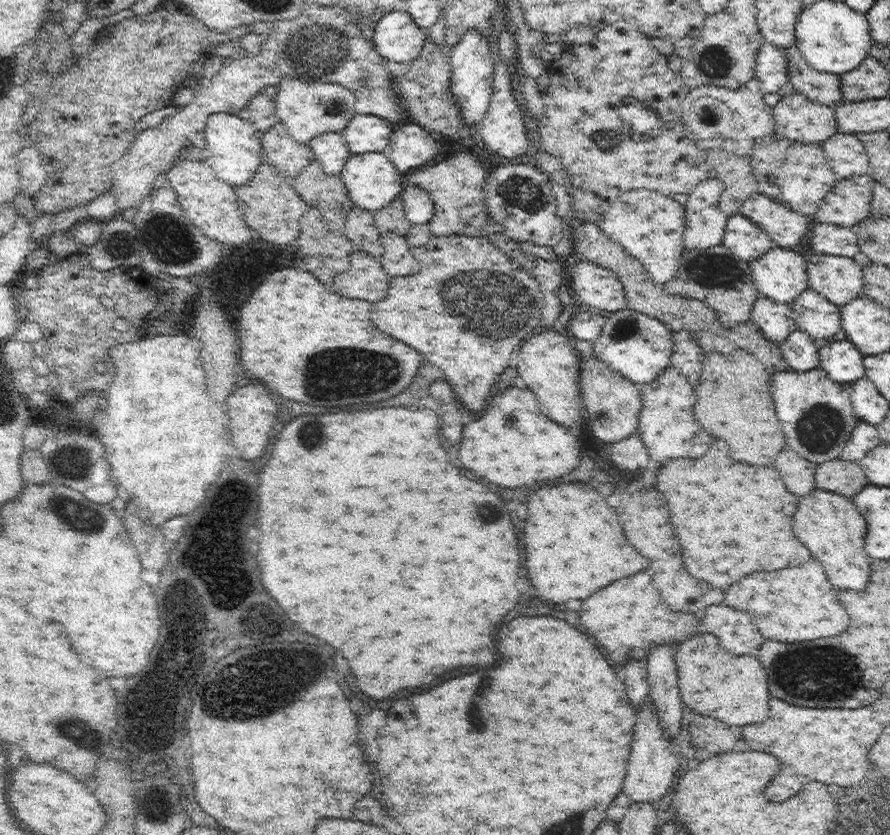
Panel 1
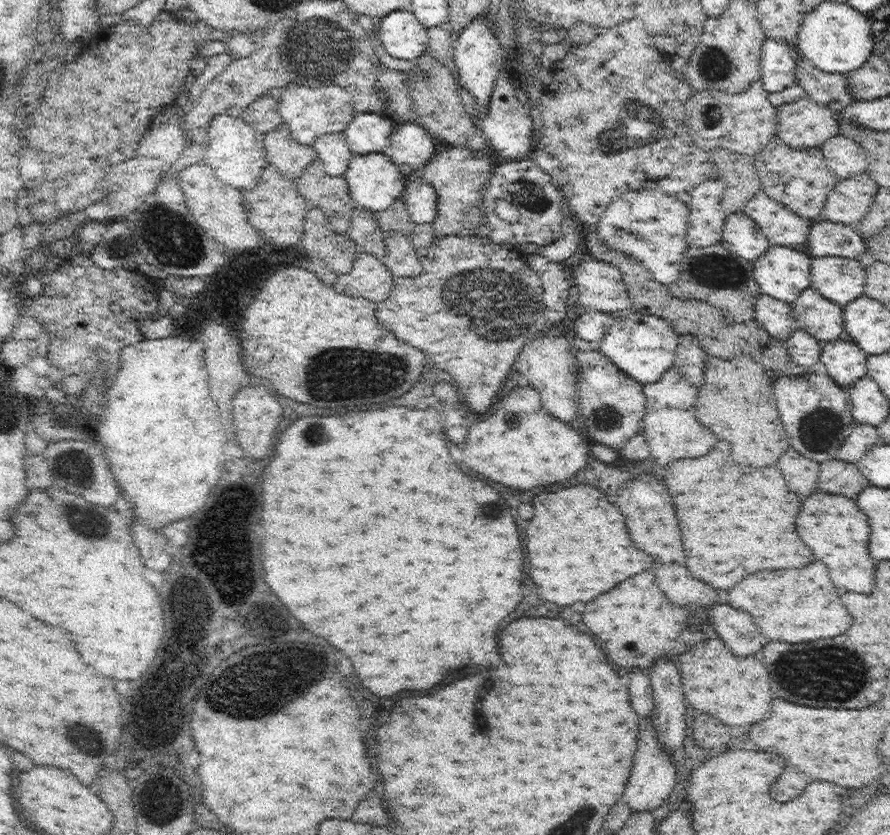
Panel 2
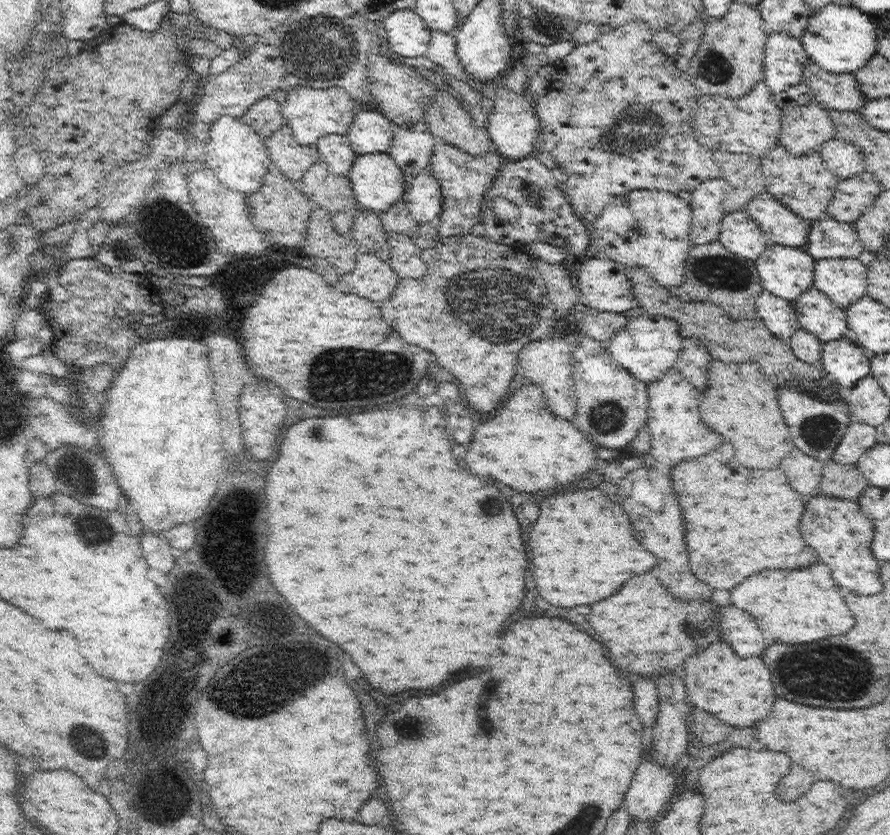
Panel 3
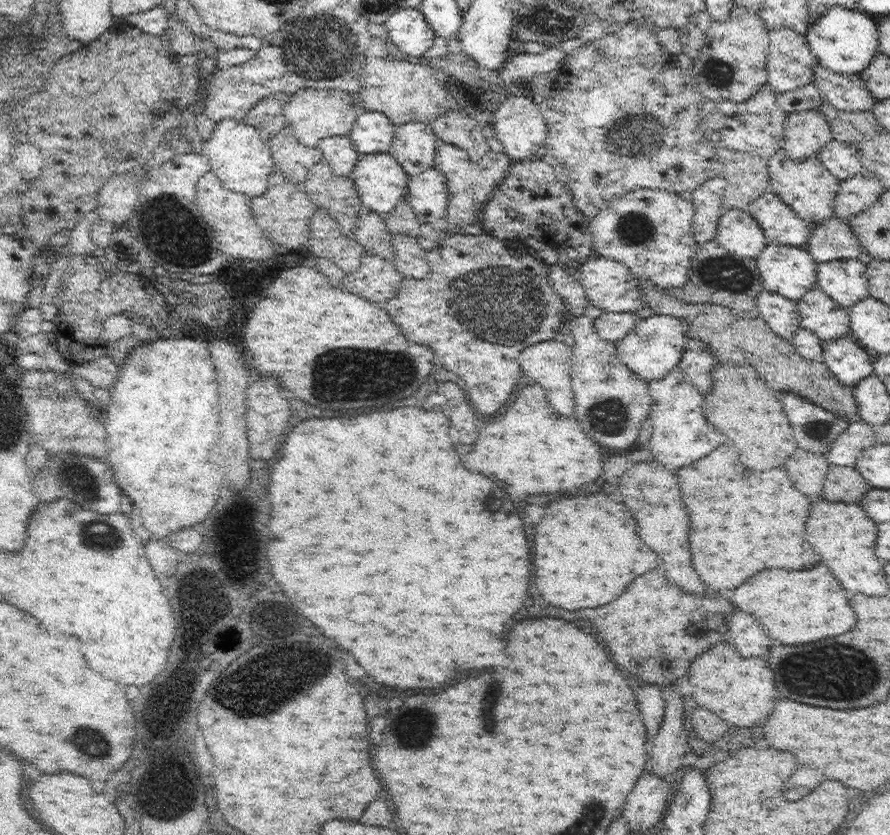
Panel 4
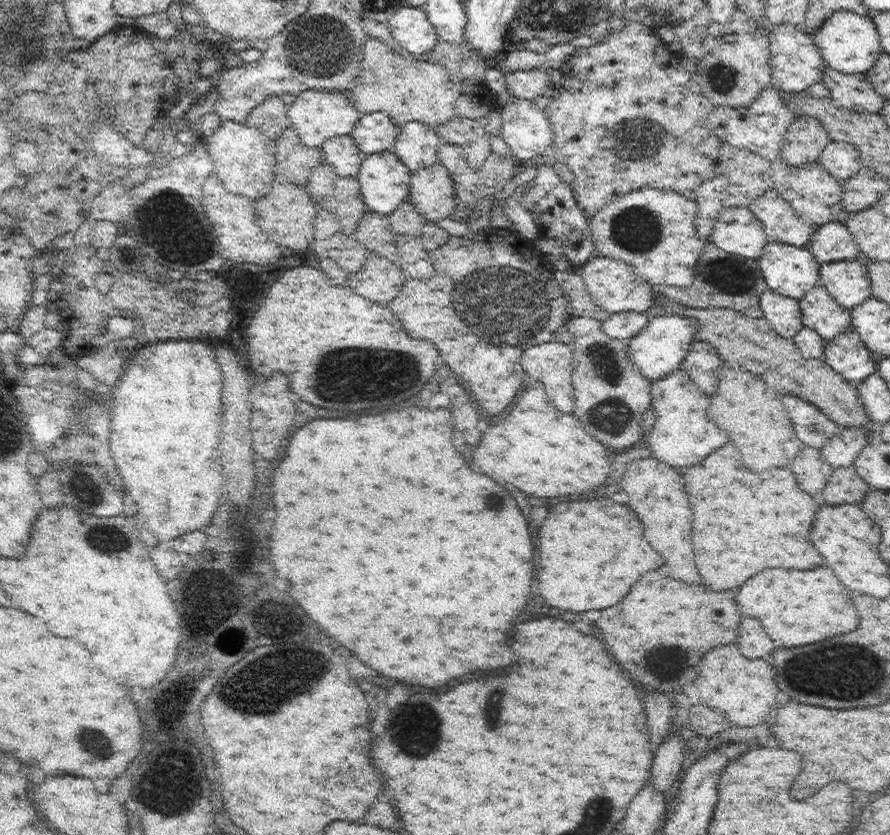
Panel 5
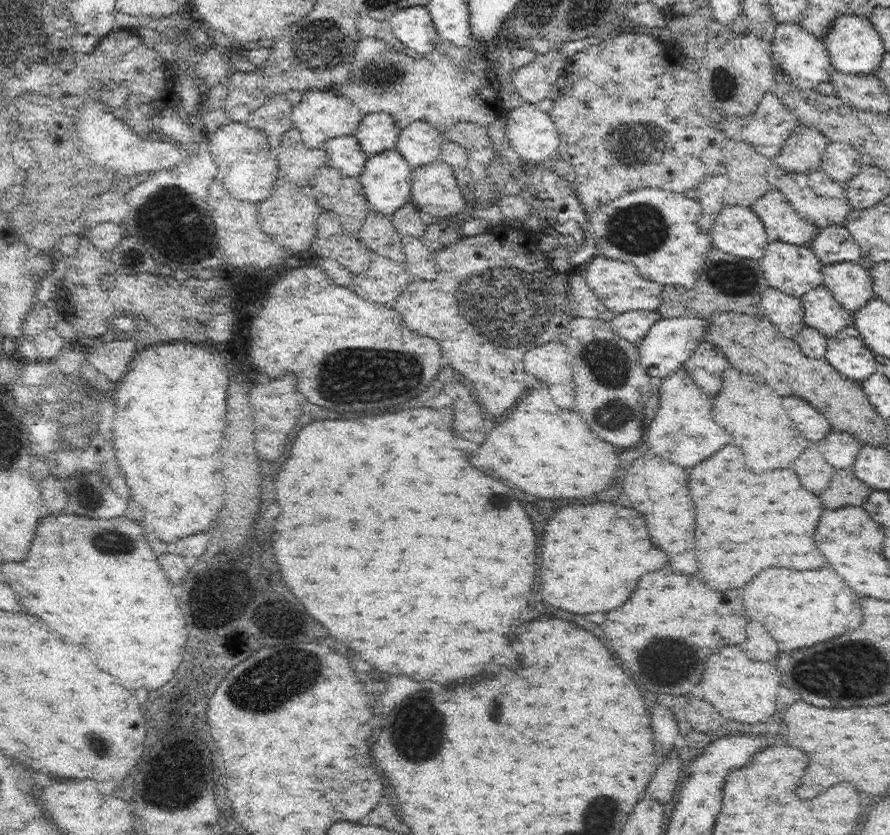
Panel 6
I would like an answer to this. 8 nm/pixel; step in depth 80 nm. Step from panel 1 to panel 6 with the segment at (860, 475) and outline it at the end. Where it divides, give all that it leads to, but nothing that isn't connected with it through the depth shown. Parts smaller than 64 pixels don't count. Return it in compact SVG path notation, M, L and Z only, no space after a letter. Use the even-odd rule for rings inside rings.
M840 470L832 478L830 488L822 494L822 502L830 504L834 508L842 508L846 504L860 506L868 500L871 492L872 487L854 476L852 470Z

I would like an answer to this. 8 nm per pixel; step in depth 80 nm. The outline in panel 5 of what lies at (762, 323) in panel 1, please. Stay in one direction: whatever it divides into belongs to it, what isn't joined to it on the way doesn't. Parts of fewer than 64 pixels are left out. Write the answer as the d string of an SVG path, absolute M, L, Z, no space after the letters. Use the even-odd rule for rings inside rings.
M767 289L759 296L759 307L773 331L780 336L794 337L803 327L799 299Z

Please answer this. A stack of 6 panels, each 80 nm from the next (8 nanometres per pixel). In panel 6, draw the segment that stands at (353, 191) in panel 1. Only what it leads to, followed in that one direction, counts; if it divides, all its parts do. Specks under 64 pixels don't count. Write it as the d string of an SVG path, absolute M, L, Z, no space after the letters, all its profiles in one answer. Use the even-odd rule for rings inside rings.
M395 148L369 155L360 174L367 206L392 214L410 202L413 169Z

